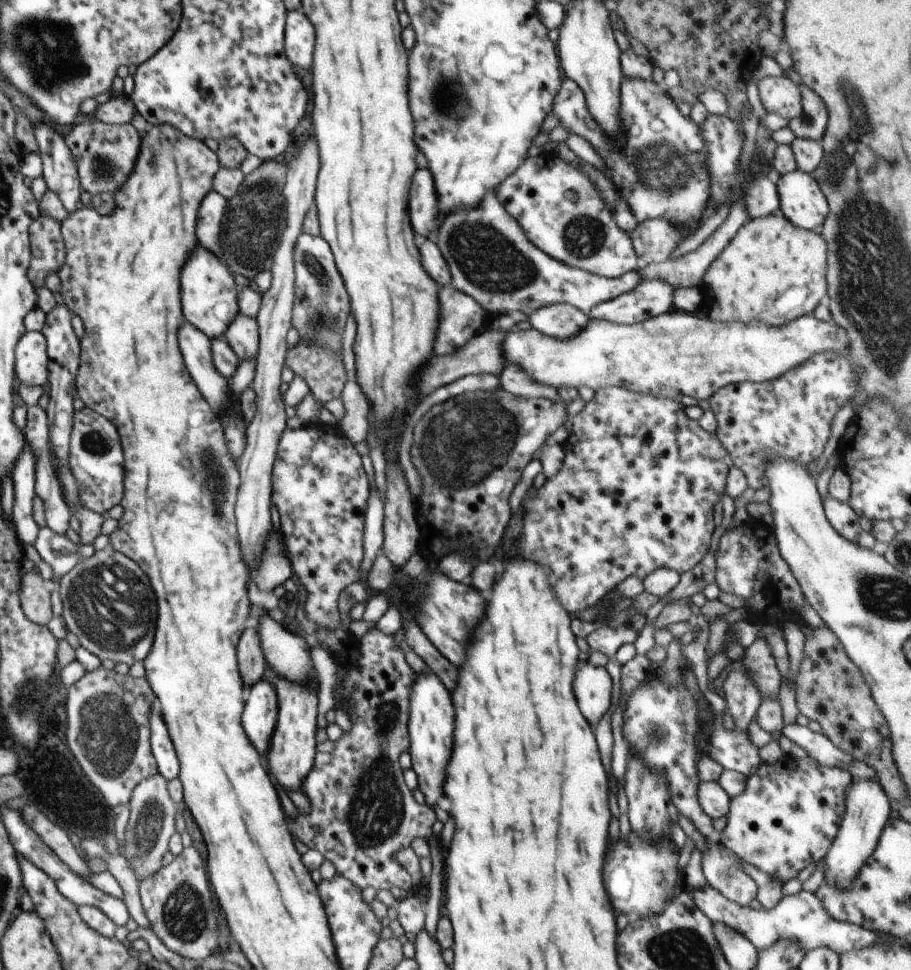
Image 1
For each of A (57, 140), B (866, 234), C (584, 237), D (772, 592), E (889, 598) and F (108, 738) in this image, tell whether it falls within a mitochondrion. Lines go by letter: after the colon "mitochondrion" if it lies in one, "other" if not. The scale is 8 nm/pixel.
A: other
B: mitochondrion
C: mitochondrion
D: other
E: mitochondrion
F: mitochondrion

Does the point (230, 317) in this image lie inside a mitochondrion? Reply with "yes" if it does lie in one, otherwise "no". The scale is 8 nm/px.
no

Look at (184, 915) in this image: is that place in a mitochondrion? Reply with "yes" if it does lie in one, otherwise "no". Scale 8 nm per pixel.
yes

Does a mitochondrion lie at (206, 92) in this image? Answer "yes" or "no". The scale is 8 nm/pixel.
no

